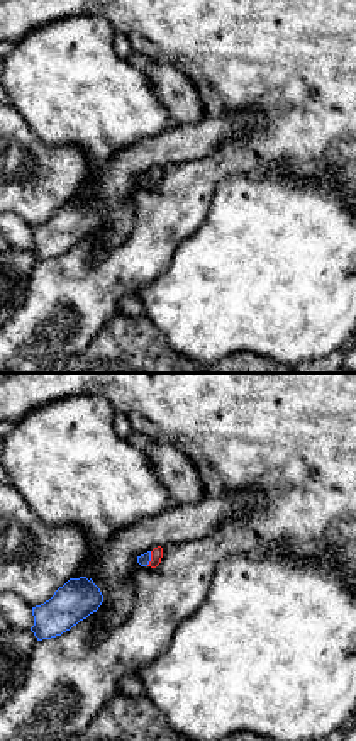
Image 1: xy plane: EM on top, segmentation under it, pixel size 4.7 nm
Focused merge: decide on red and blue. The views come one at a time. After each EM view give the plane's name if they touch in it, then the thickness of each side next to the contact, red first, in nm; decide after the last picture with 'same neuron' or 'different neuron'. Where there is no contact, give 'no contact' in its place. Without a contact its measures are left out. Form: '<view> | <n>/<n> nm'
xy | 60/60 nm

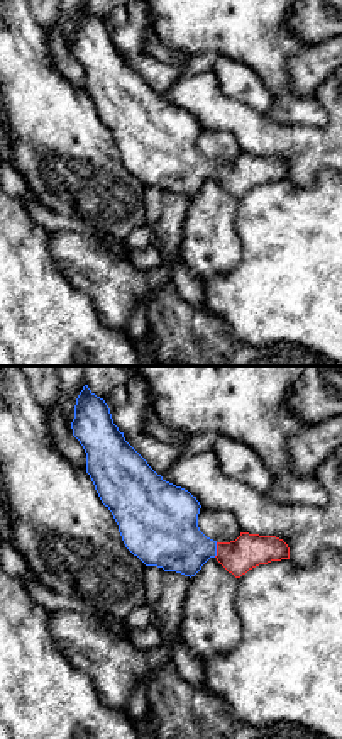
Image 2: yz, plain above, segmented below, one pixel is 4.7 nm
yz | 160/300 nm

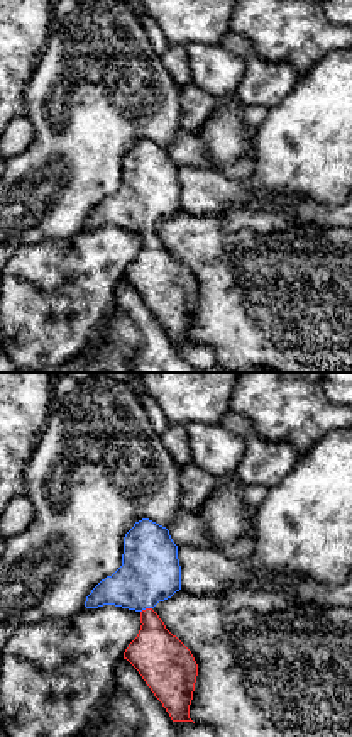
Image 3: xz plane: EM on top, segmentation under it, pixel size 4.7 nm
xz | 240/280 nm

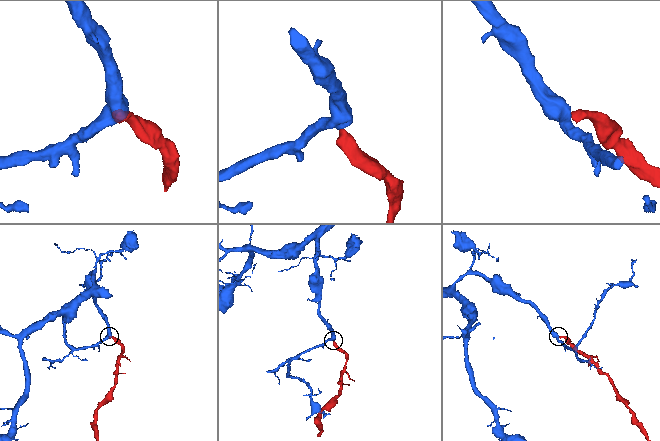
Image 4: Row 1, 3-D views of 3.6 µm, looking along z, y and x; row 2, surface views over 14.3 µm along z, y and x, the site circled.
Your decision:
same neuron

